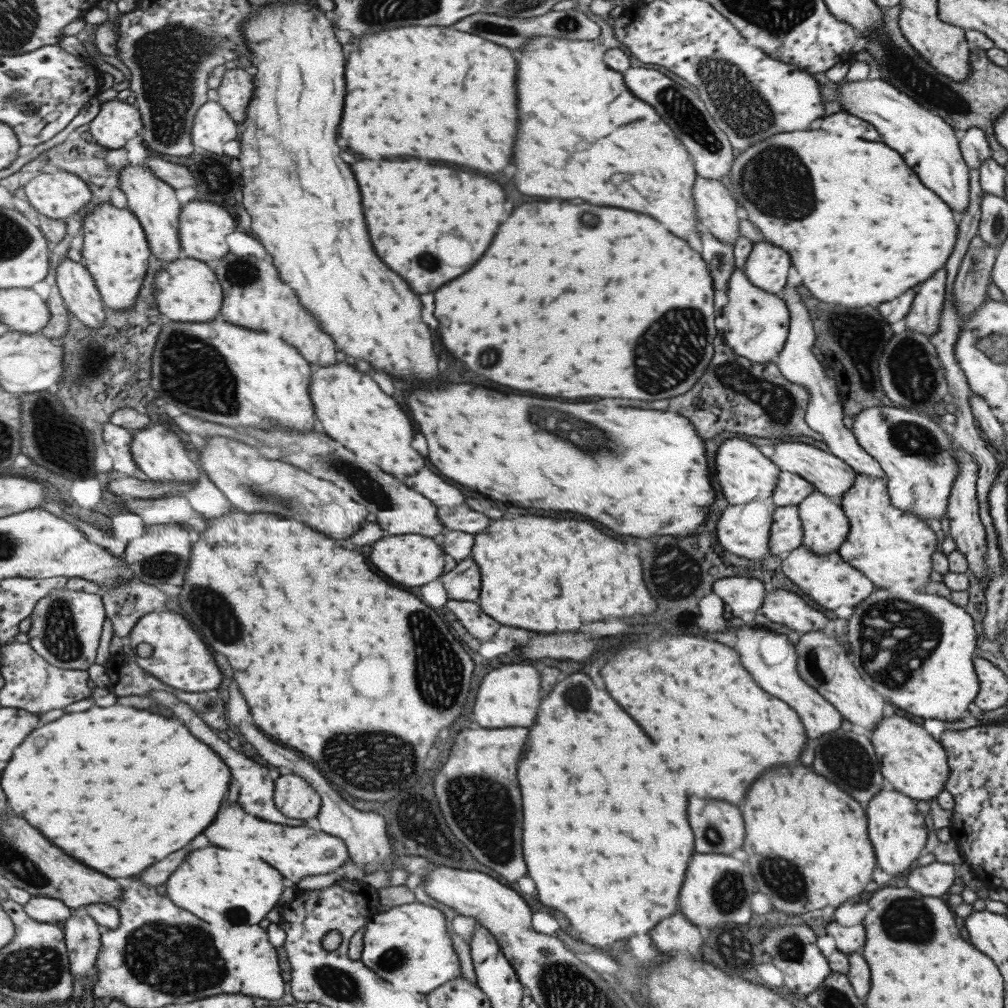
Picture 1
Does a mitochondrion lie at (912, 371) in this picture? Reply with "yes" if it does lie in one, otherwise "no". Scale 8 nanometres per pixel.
yes

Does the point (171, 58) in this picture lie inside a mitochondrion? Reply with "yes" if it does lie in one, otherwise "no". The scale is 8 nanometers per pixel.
yes

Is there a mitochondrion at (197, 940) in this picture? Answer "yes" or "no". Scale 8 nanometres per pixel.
yes

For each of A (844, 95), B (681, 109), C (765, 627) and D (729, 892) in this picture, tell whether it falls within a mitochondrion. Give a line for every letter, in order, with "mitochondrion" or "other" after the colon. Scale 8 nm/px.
A: other
B: mitochondrion
C: other
D: mitochondrion

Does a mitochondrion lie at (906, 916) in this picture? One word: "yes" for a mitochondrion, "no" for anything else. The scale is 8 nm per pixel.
yes

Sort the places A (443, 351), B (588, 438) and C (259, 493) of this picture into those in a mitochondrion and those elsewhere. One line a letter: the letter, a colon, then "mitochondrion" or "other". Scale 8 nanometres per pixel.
A: other
B: mitochondrion
C: mitochondrion

